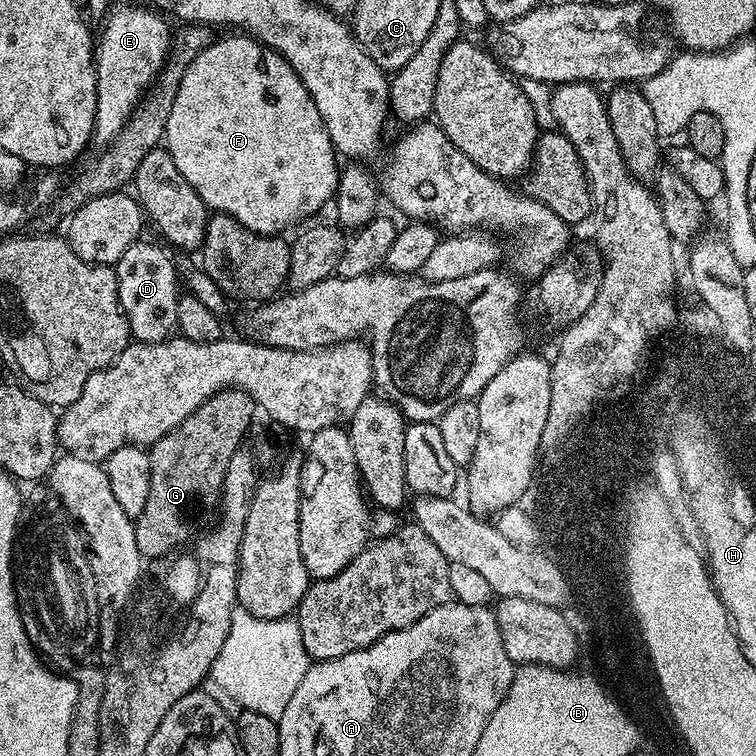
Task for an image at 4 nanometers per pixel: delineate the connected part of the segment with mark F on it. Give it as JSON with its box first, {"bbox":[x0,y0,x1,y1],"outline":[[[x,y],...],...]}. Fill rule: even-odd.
{"bbox":[164,34,342,236],"outline":[[[247,34],[234,35],[236,36],[228,36],[225,40],[217,39],[209,48],[203,48],[198,58],[194,58],[194,62],[190,62],[178,86],[178,98],[174,98],[174,106],[170,106],[170,118],[166,122],[164,140],[170,158],[174,158],[174,166],[178,166],[182,178],[186,178],[190,186],[194,186],[202,202],[207,204],[213,213],[225,212],[227,216],[242,222],[242,226],[263,236],[284,234],[291,224],[303,225],[308,222],[303,220],[310,219],[327,200],[329,203],[335,197],[342,168],[341,165],[336,165],[336,160],[338,161],[336,147],[332,145],[330,134],[322,122],[322,114],[318,114],[318,106],[314,106],[314,98],[310,98],[302,78],[298,78],[296,71],[272,48],[265,48],[263,44]]]}

